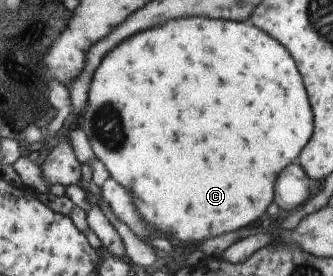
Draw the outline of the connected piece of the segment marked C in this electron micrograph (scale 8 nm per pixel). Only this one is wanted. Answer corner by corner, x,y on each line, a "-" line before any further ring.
204,17
168,21
150,31
136,33
136,37
128,39
128,43
112,51
112,55
108,55
106,63
100,67
100,73
96,73
91,103
83,117
83,130
87,133
93,150
105,164
111,177
132,193
136,201
136,211
142,217
142,221
156,227
157,236
180,239
182,243
202,241
208,237
219,236
221,233
238,231
254,223
262,215
266,215
268,205
274,201
276,175
280,175
284,167
296,162
296,157
310,141
314,129
314,118
306,86
286,47
250,22
222,21

